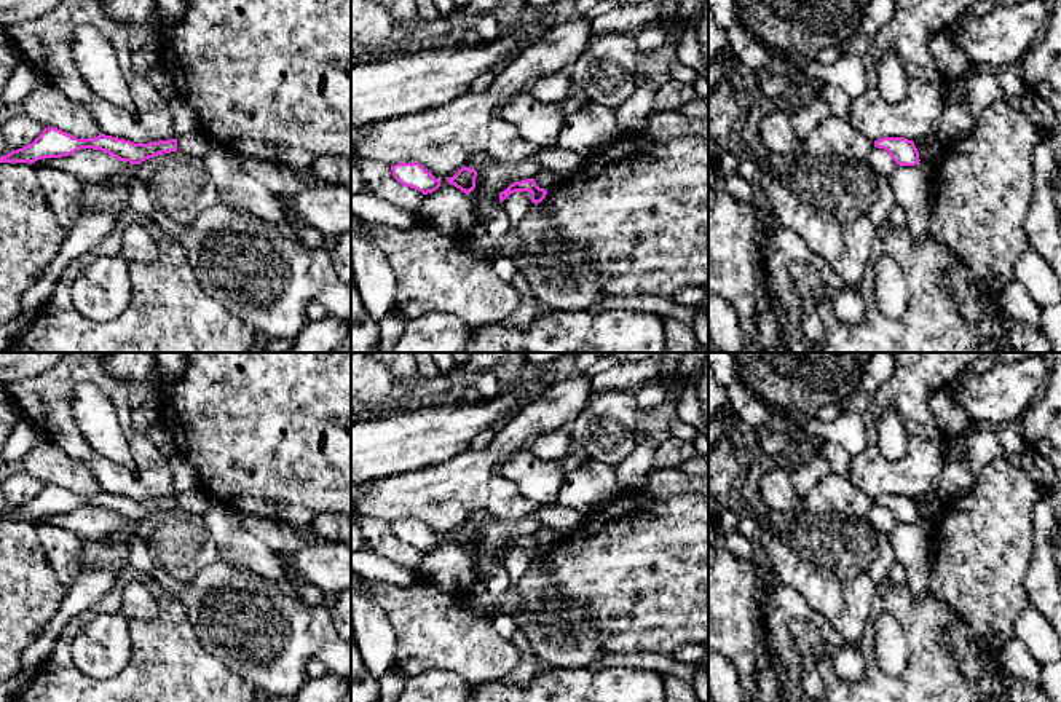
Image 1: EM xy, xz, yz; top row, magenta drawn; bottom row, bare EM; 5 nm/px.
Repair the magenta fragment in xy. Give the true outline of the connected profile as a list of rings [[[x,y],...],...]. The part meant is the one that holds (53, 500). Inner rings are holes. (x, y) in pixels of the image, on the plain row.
[[[45,485],[43,490],[29,503],[0,514],[0,520],[35,520],[45,515],[69,514],[81,506],[101,507],[120,519],[140,522],[142,519],[177,509],[177,496],[158,498],[148,501],[134,501],[131,498],[99,491],[93,496],[78,496],[57,485]]]

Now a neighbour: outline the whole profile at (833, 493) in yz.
[[[828,474],[804,496],[804,509],[820,514],[866,517],[874,499],[855,487],[849,477]]]

